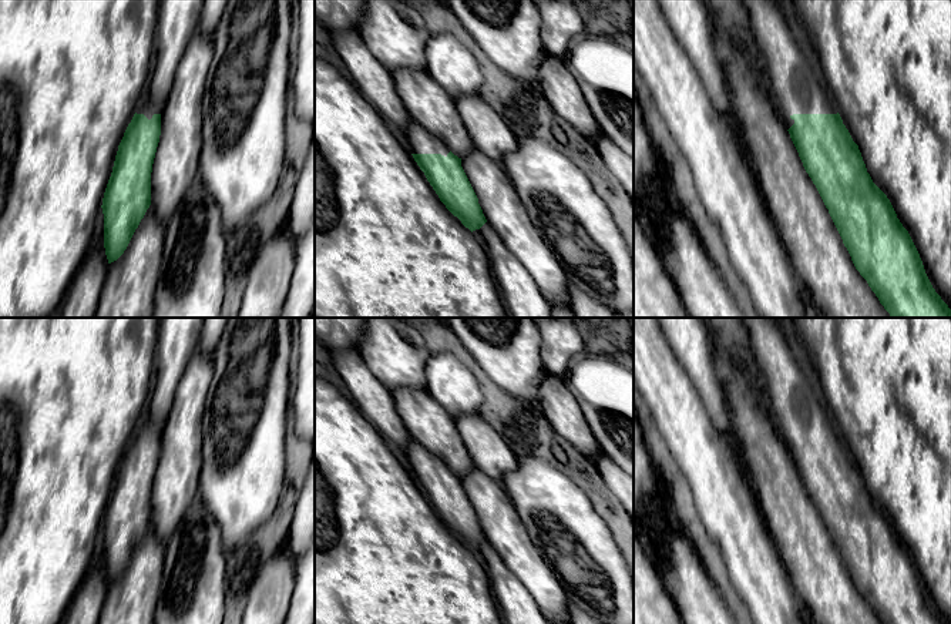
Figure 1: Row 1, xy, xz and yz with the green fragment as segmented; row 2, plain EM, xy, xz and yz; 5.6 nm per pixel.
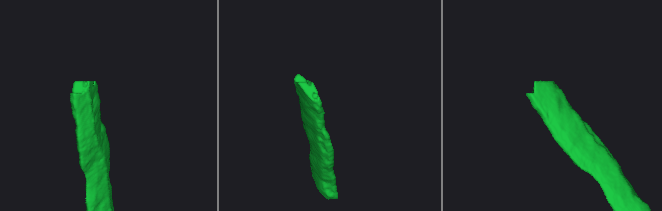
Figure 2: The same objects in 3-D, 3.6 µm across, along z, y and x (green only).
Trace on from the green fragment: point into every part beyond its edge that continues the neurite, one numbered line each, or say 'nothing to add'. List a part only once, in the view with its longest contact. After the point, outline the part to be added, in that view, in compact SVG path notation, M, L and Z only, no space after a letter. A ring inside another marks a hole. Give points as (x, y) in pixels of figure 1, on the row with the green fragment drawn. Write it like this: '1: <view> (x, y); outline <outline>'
1: yz (796, 87); outline M742 0L757 48L763 53L770 100L789 130L793 114L837 114L817 70L806 60L776 0Z

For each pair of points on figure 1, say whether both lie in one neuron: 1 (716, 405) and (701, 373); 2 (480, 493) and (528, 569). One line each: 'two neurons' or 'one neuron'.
1: one neuron
2: one neuron

